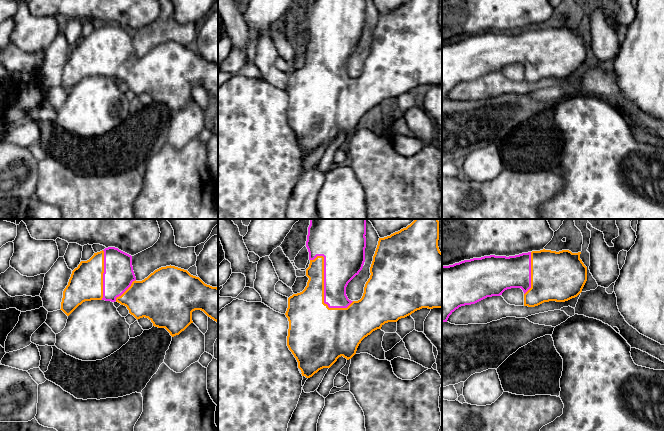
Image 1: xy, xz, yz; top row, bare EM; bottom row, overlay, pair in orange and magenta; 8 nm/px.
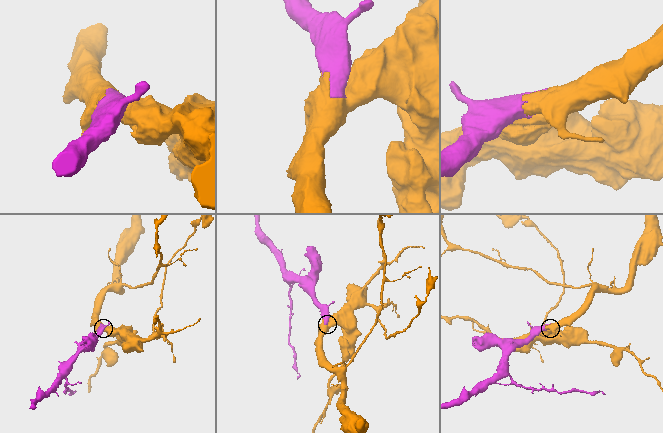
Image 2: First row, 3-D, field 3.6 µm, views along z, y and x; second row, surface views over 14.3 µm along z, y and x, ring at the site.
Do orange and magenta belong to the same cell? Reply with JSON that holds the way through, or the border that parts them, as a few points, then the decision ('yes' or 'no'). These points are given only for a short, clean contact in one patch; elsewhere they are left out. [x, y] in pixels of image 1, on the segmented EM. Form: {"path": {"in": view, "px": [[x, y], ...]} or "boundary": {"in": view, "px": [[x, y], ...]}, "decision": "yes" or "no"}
{"decision": "yes"}

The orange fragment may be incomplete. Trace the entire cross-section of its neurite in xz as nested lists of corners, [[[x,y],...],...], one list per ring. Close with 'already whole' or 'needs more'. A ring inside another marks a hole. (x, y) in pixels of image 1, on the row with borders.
[[[309,219],[308,235],[306,247],[309,252],[309,267],[306,269],[306,276],[309,278],[305,289],[297,294],[293,294],[288,298],[288,308],[285,313],[289,321],[289,329],[287,336],[287,346],[298,362],[298,368],[301,370],[302,376],[306,378],[312,377],[315,373],[323,368],[330,368],[339,357],[343,356],[347,360],[351,359],[357,351],[361,341],[370,335],[373,331],[381,329],[388,322],[397,322],[401,318],[405,318],[417,310],[422,308],[442,308],[442,253],[438,247],[439,240],[439,221],[438,219],[415,219],[406,228],[391,234],[390,236],[379,238],[378,245],[373,256],[370,267],[370,278],[365,284],[364,293],[360,300],[351,301],[346,295],[346,287],[348,283],[359,274],[365,262],[366,248],[366,220],[367,219]]]; needs more

